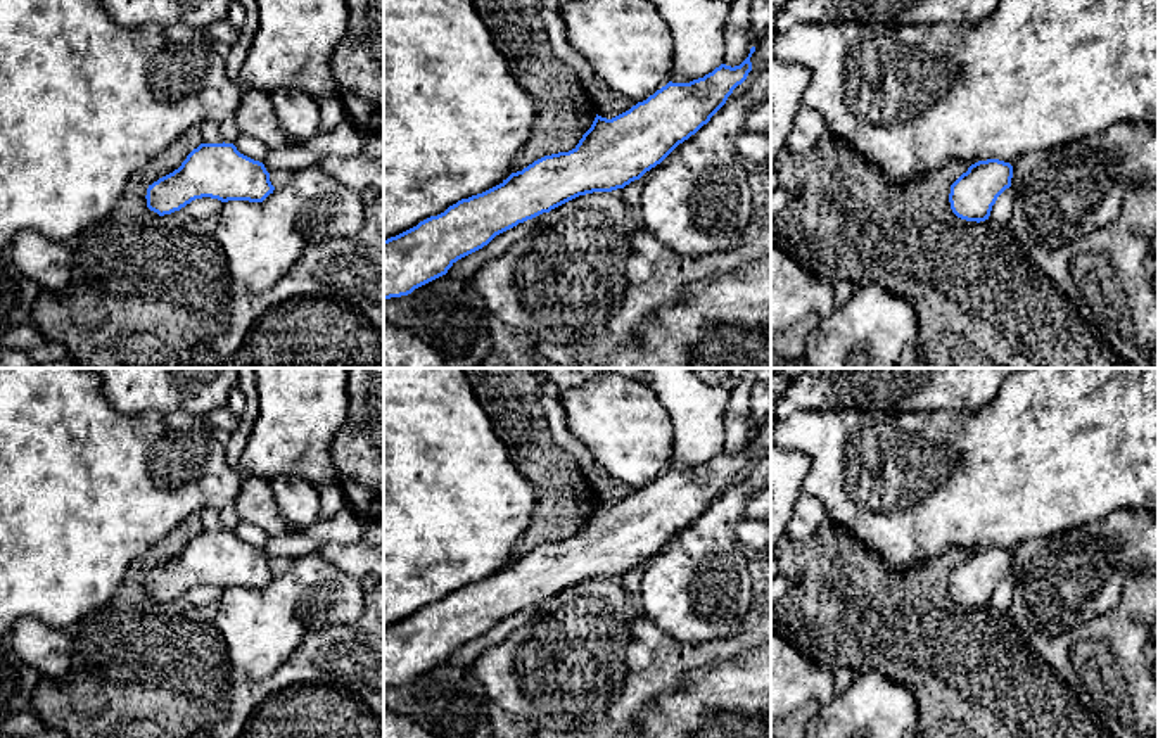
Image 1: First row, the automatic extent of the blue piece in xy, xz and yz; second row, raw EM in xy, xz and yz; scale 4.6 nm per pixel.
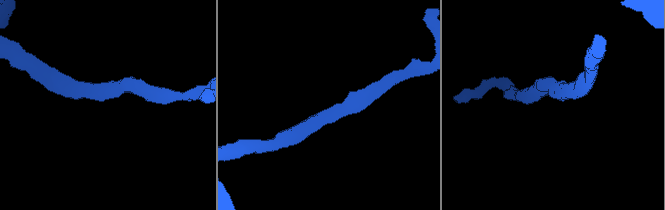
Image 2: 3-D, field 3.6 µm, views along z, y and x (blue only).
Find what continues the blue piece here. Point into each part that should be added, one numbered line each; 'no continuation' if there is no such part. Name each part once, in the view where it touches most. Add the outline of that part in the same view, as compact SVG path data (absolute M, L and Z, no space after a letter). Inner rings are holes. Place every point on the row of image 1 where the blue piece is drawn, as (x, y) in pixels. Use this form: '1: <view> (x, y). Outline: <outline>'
no continuation

